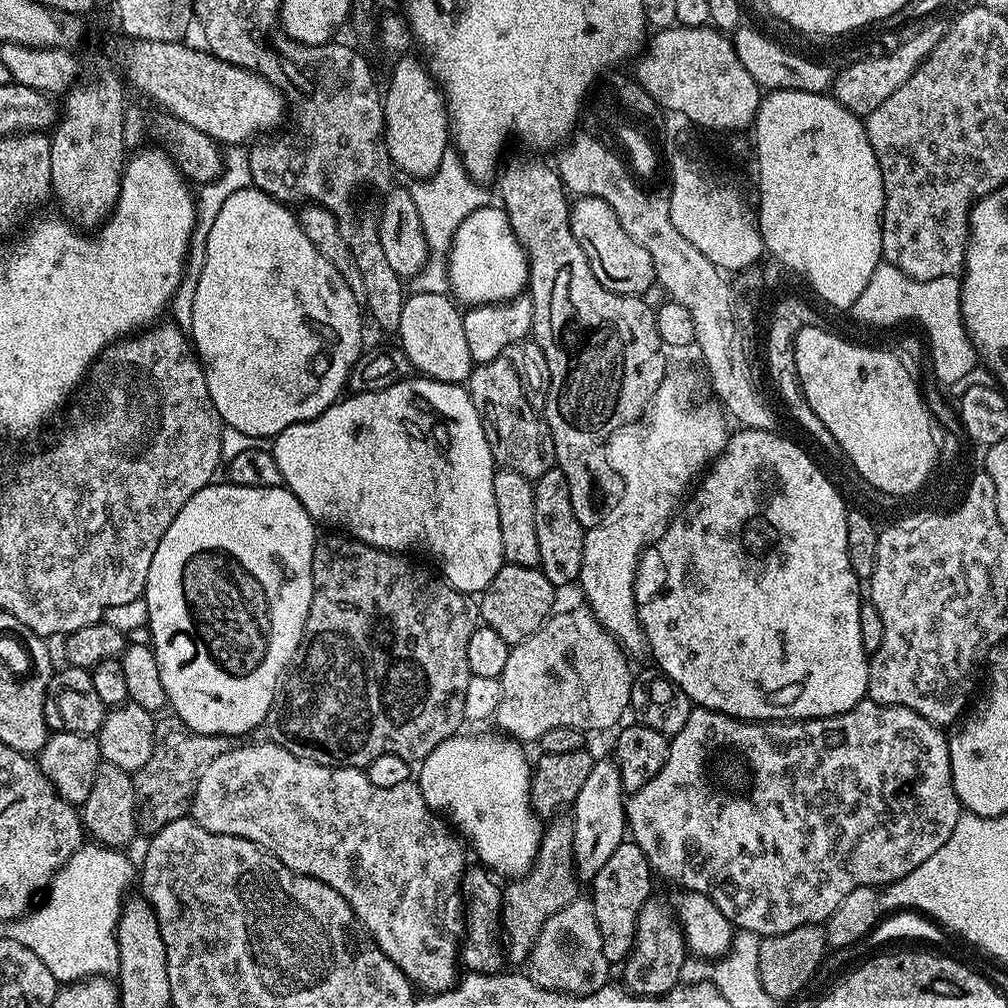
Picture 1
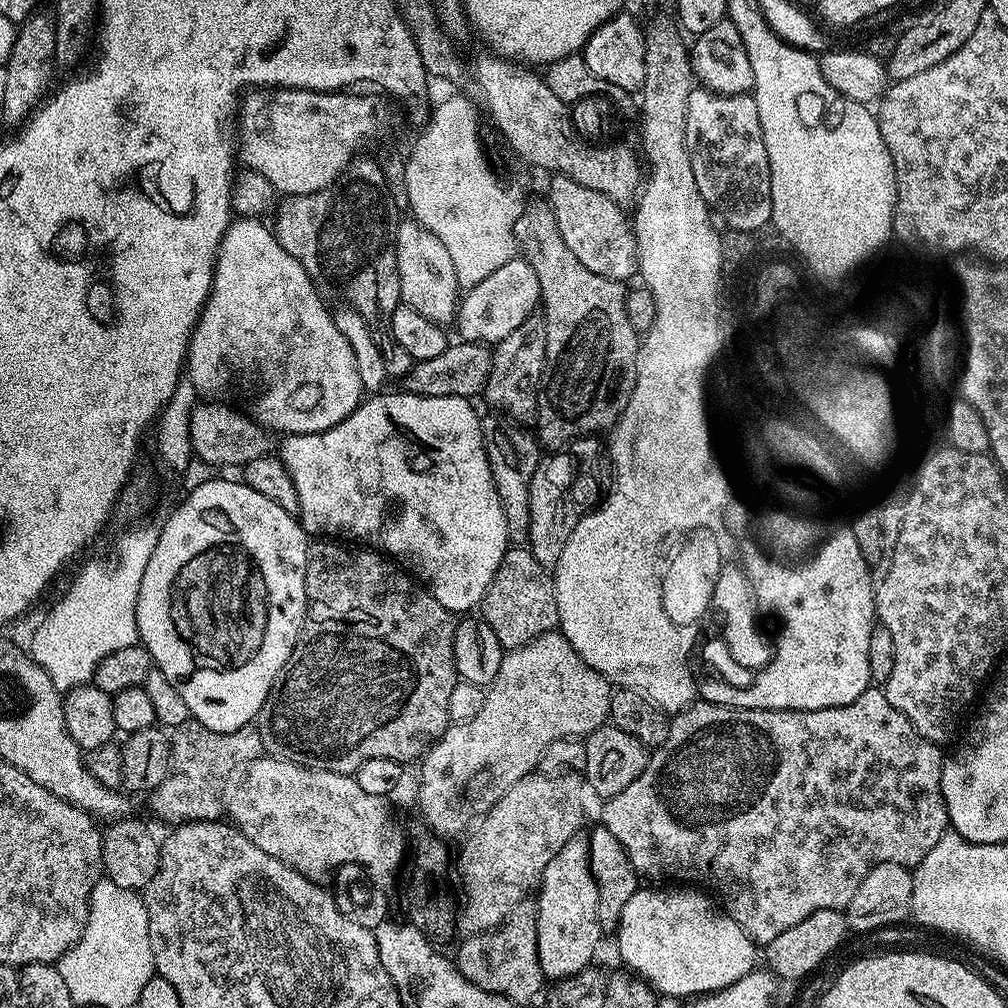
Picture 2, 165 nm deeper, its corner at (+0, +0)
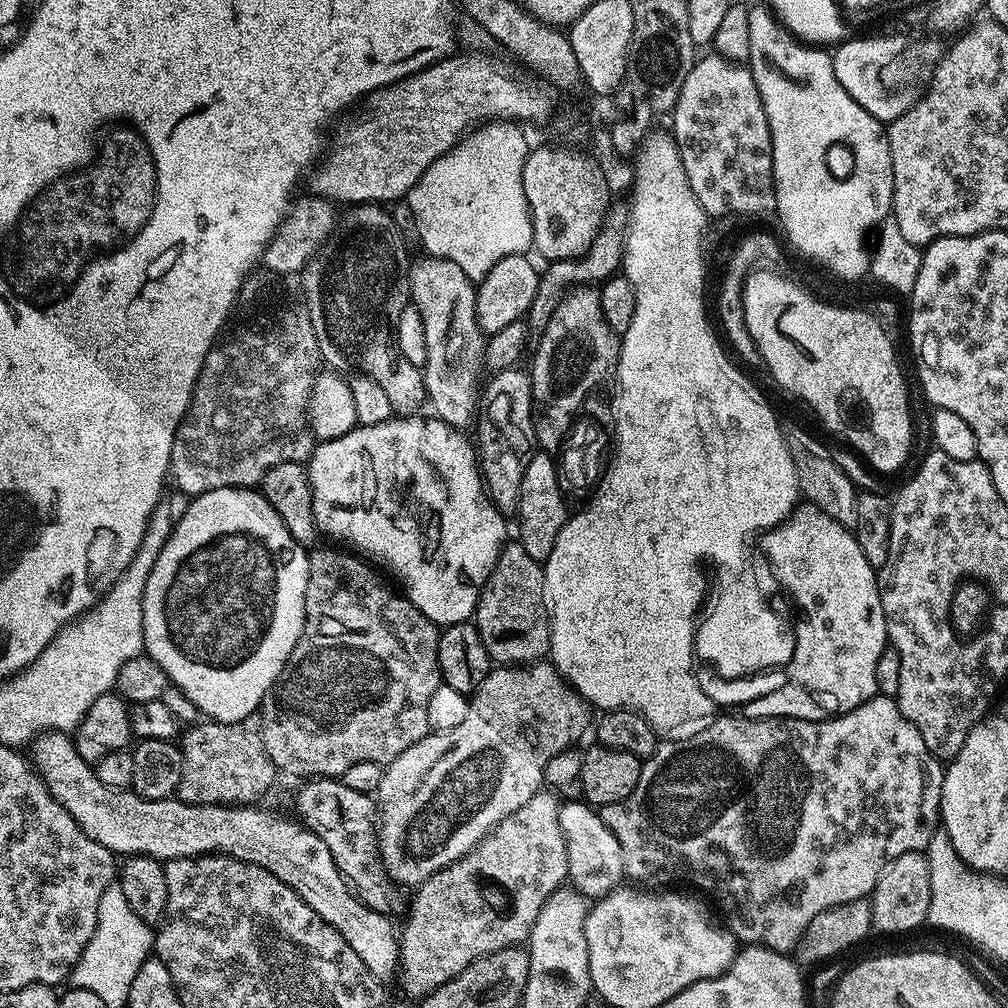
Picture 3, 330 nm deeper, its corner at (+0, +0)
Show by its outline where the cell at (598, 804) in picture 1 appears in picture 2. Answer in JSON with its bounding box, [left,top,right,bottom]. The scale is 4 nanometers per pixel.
[534,835,602,982]

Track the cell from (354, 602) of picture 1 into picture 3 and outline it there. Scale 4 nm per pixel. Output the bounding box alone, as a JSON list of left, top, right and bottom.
[258,546,441,778]

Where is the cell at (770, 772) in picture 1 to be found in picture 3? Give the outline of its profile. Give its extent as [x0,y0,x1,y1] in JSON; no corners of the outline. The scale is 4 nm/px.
[599,694,945,954]

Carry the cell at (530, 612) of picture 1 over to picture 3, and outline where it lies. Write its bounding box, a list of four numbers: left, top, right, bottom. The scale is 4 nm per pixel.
[474,542,550,666]

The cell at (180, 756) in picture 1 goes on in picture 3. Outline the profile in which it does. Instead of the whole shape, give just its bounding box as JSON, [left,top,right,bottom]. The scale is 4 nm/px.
[178,714,278,806]

